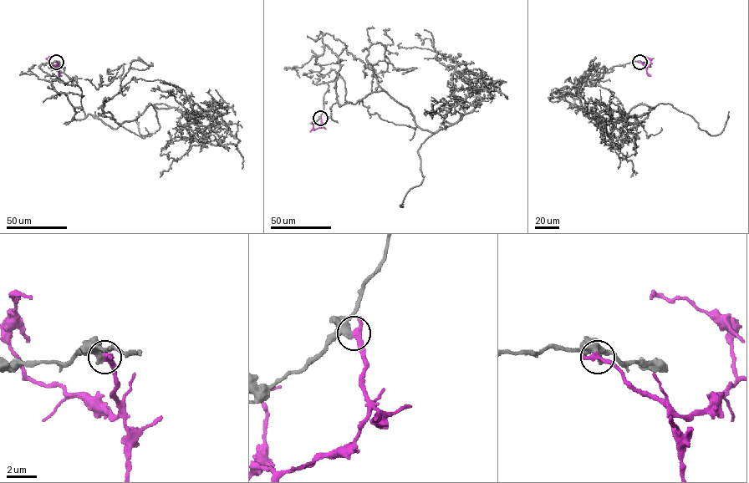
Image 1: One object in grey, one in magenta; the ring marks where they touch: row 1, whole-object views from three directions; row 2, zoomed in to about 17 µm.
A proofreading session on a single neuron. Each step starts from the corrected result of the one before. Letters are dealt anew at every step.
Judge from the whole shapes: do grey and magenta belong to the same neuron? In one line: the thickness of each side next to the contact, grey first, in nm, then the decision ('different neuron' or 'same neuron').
550/440 nm | different neuron

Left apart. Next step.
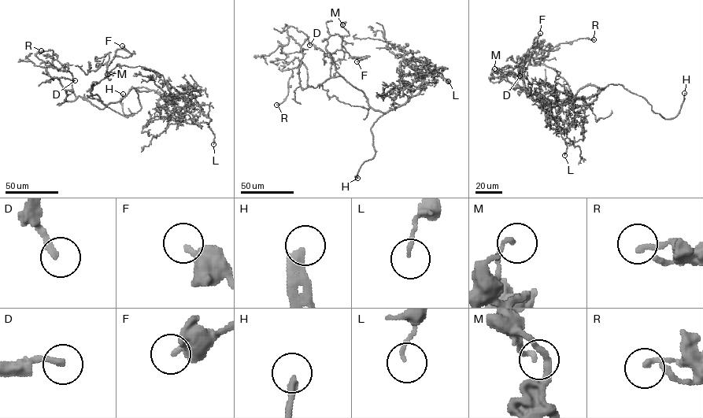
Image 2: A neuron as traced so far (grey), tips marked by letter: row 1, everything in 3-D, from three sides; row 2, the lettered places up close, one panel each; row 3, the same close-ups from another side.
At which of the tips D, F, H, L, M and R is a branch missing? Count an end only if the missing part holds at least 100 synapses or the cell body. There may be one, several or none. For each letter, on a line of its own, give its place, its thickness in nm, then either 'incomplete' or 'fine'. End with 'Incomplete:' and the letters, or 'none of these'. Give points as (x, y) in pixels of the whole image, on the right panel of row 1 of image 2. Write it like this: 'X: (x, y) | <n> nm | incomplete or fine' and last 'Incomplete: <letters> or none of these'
D: (519, 75) | 220 nm | fine
F: (540, 33) | 360 nm | fine
H: (684, 93) | 280 nm | incomplete
L: (564, 155) | 110 nm | fine
M: (494, 68) | 150 nm | fine
R: (593, 39) | 190 nm | fine
Incomplete: H

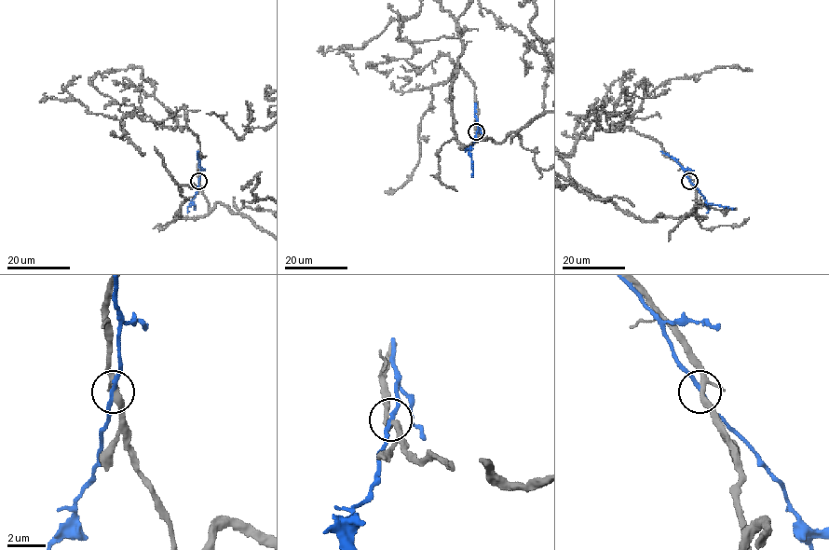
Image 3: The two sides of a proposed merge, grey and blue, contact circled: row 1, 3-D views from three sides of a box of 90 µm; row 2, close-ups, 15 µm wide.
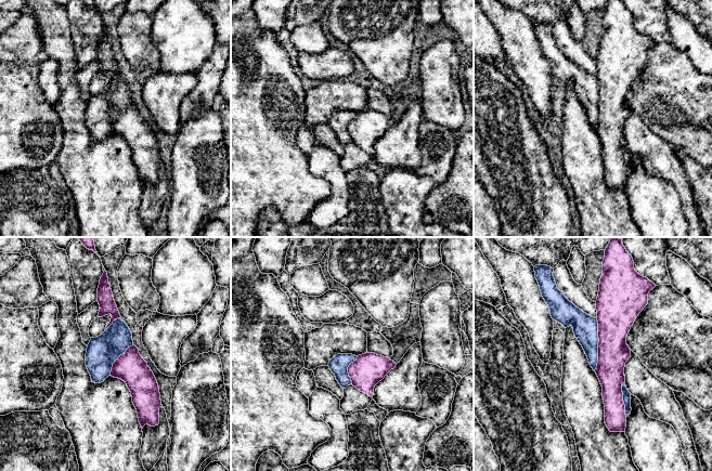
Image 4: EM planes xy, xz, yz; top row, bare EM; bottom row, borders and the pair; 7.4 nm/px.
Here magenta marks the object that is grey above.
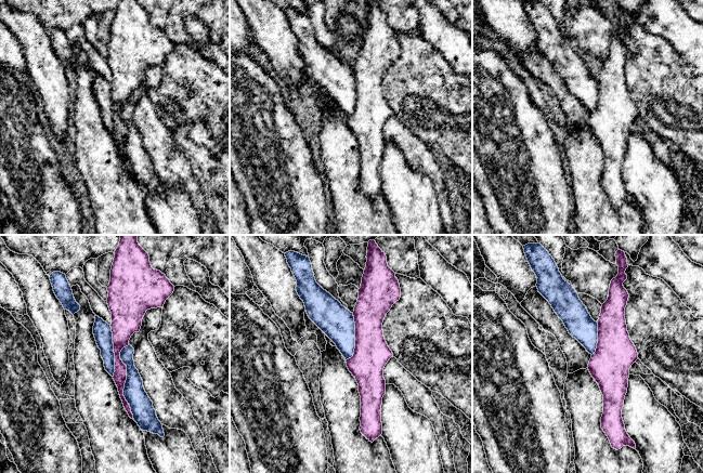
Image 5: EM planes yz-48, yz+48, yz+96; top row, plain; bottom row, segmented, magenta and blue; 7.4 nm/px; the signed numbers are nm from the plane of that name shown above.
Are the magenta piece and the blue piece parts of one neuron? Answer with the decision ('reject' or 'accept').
reject

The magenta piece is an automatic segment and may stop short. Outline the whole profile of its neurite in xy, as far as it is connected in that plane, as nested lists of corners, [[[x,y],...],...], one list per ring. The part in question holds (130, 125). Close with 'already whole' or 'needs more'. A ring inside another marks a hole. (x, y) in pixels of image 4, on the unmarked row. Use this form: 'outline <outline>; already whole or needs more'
outline [[[133,102],[120,113],[112,125],[111,132],[126,140],[131,149],[141,185],[159,181],[159,166],[163,165],[157,138]]]; already whole

